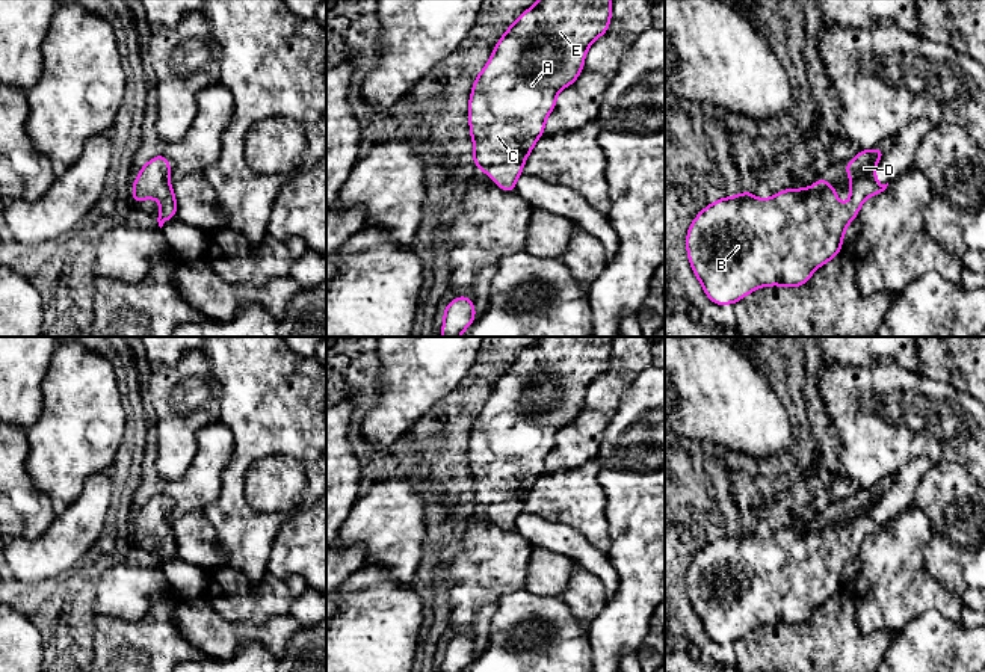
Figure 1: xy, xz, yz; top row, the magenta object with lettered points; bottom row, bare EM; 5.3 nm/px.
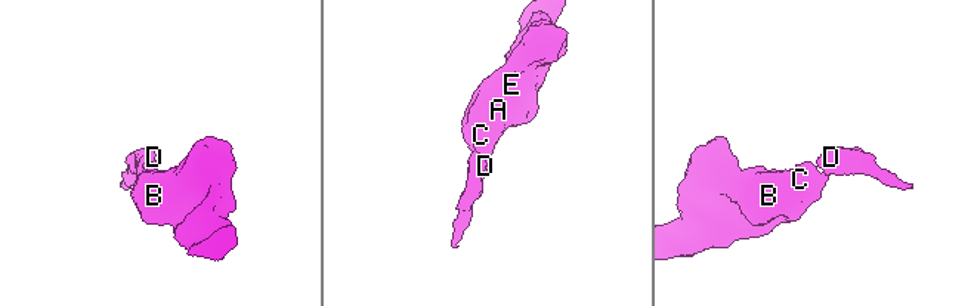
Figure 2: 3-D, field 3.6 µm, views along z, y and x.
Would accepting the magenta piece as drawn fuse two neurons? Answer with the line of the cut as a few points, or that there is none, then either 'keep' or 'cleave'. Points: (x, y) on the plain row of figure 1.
no cut; keep

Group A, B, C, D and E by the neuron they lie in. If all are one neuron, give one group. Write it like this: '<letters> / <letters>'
A B C D E

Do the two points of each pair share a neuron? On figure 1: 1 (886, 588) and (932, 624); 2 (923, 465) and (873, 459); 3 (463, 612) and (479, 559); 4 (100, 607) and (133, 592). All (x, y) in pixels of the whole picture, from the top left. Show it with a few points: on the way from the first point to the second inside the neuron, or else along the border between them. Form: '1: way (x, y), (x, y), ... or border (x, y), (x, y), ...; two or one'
1: border (957, 619), (926, 612), (895, 630); two
2: border (932, 462), (911, 459), (892, 479); two
3: way (473, 598), (476, 573); one
4: way (108, 603), (120, 592), (126, 592); one

